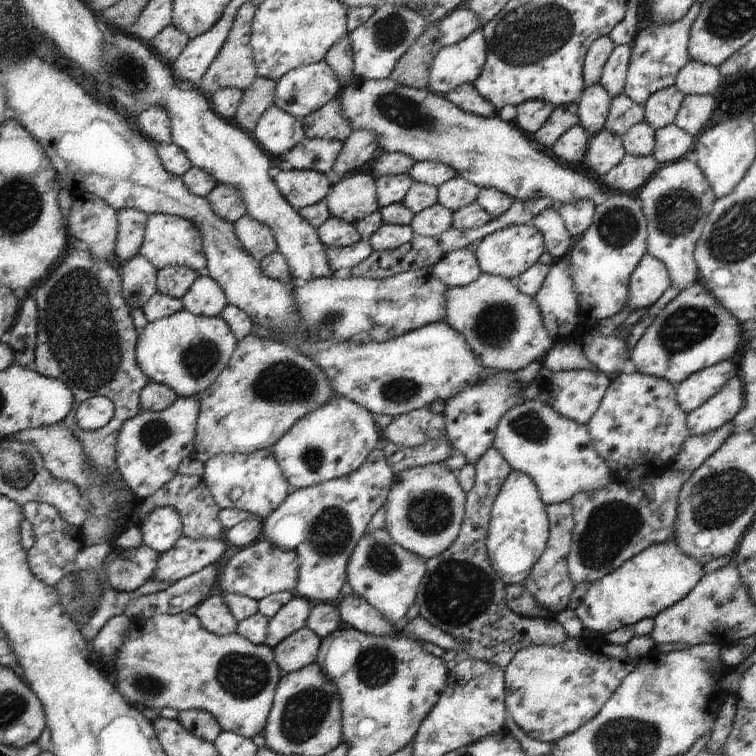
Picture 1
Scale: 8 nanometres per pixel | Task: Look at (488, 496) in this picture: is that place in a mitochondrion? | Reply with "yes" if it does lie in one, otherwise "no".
no

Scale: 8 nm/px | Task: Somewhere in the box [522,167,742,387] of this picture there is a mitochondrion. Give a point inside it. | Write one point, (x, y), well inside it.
(685, 327)

